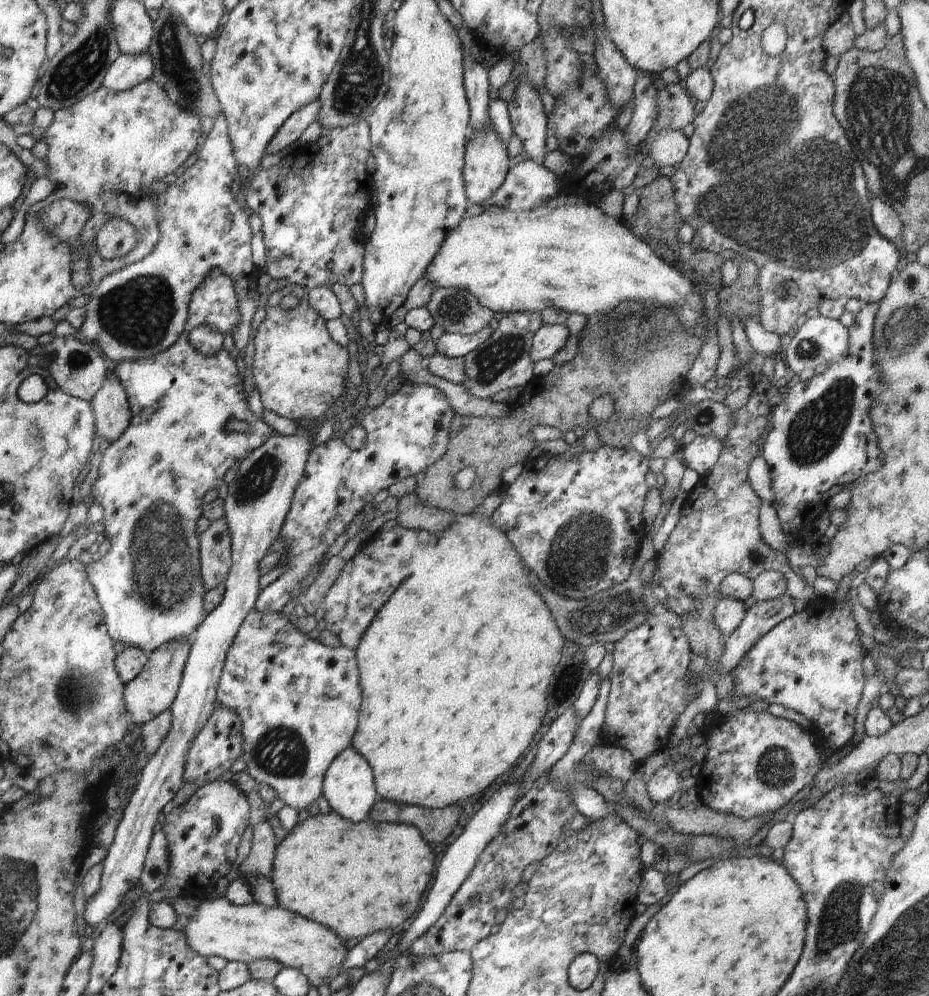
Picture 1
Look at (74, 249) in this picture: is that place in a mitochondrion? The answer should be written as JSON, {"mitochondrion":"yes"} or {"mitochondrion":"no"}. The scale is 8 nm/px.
{"mitochondrion":"no"}

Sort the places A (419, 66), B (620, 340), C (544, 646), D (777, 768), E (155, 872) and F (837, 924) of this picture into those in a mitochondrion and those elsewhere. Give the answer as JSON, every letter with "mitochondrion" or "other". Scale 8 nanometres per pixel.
{"A":"other","B":"mitochondrion","C":"other","D":"mitochondrion","E":"other","F":"mitochondrion"}

